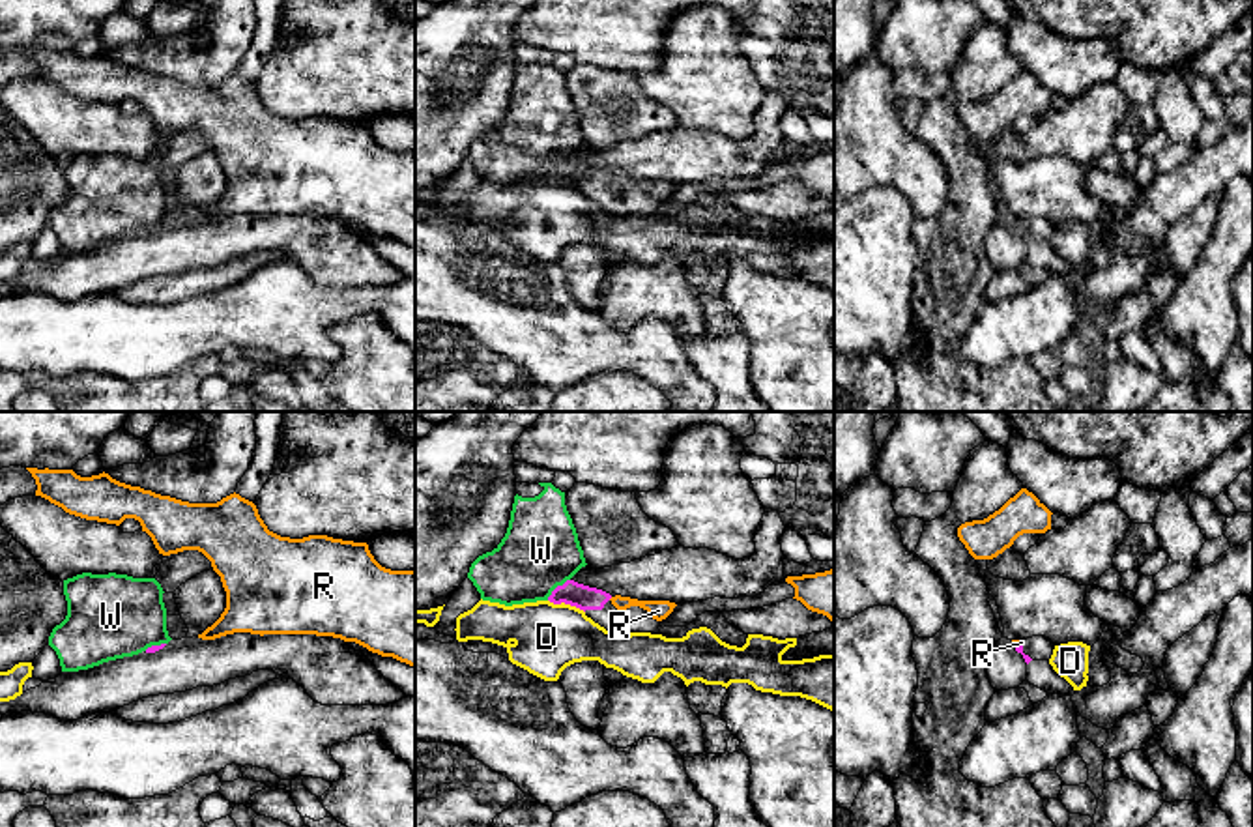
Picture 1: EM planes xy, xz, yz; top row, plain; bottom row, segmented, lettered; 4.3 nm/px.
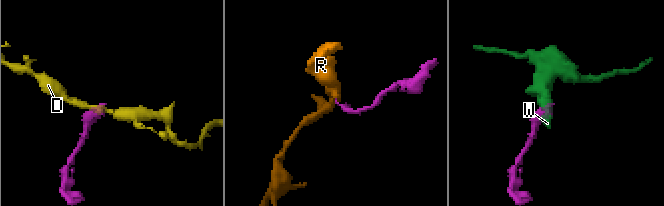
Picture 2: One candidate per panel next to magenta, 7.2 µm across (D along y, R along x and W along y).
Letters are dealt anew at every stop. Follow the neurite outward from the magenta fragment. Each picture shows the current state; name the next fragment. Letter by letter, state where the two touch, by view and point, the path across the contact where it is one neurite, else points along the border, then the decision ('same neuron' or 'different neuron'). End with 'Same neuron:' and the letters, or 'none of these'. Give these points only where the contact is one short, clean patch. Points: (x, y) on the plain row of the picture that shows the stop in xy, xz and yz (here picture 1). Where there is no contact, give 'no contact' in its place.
D: meets magenta in xz at (567, 184); different neuron
R: meets magenta in yz at (1018, 225); runs through yz (1018, 229), (1018, 225), (1022, 223); same neuron
W: meets magenta in xz at (556, 169); border along xz (569, 159), (547, 180); different neuron
Same neuron: R

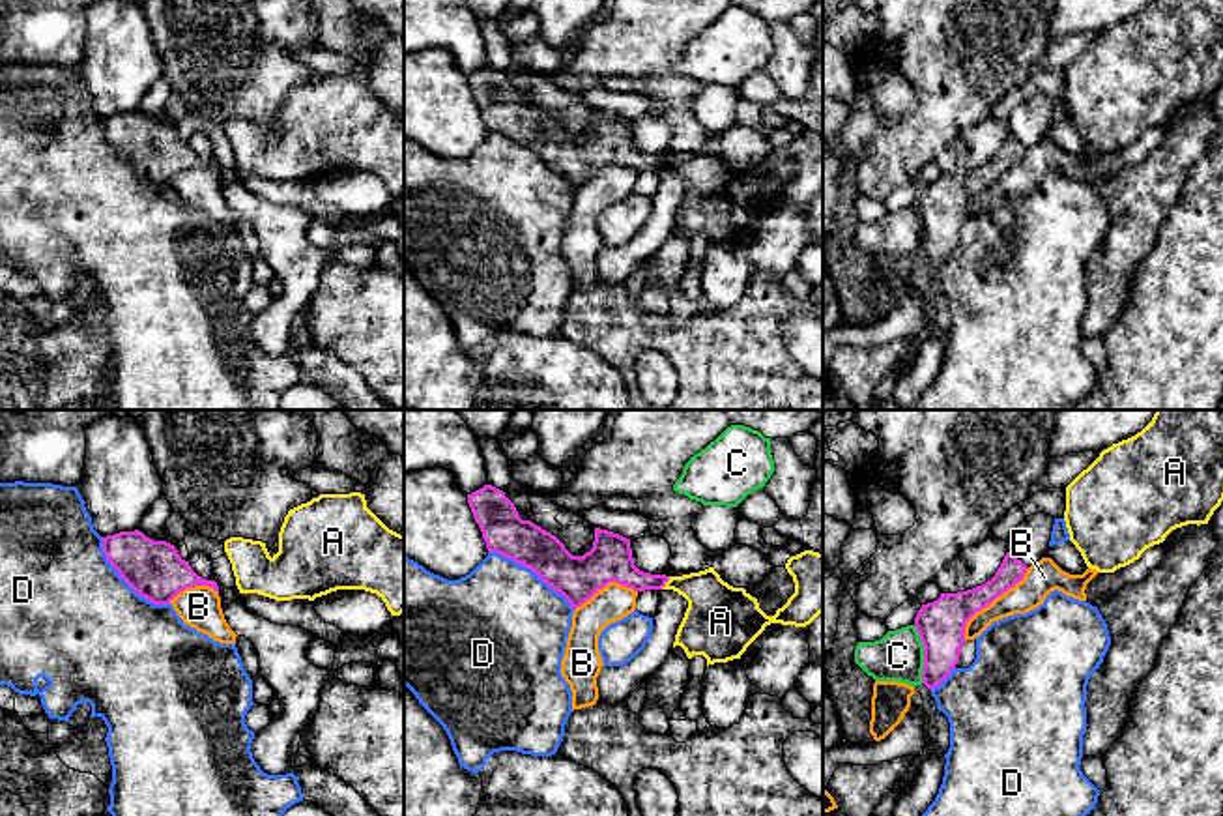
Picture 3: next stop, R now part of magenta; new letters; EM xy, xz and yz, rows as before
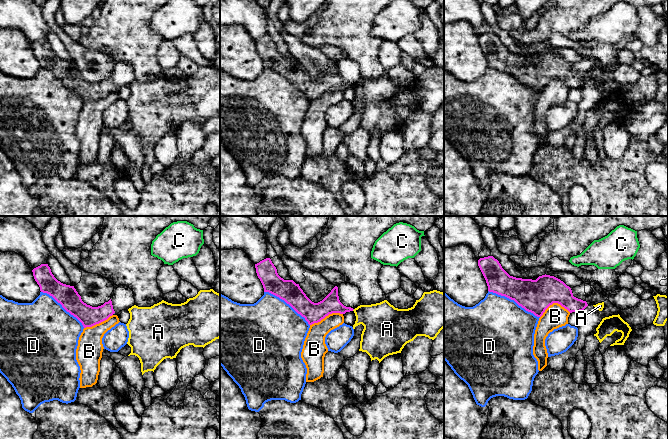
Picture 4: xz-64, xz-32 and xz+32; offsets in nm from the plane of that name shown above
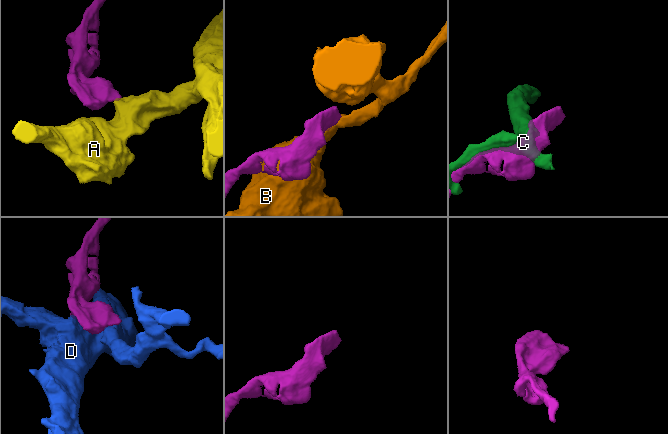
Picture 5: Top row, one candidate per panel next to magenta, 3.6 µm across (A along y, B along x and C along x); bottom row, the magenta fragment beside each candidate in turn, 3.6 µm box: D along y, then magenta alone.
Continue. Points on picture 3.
A: meets magenta in xz at (666, 161); border along xz (670, 158), (661, 169); different neuron
B: meets magenta in yz at (990, 184); different neuron
C: meets magenta in yz at (924, 234); different neuron
D: meets magenta in xz at (532, 150); different neuron
Same neuron: none of these

